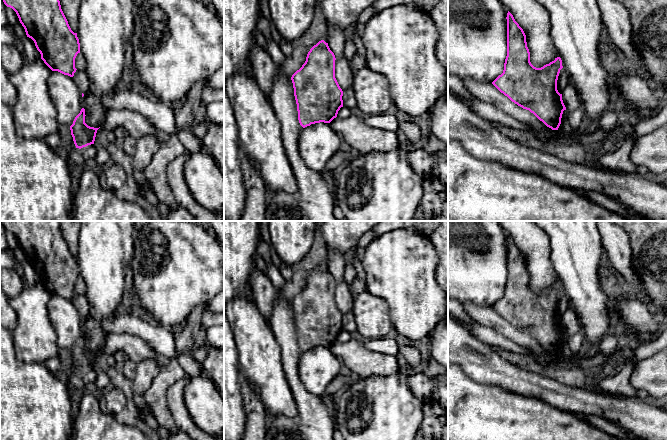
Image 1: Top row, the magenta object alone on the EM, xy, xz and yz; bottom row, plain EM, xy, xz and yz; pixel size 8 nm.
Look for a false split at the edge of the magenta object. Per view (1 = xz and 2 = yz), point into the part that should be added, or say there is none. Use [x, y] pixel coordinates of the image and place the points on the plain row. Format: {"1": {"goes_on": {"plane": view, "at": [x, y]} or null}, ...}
{"1": {"goes_on": null}, "2": {"goes_on": null}}

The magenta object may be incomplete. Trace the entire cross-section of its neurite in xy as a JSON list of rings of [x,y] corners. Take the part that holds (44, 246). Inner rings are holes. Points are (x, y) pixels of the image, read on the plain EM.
[[[59,221],[1,222],[16,236],[44,287],[52,295],[73,301],[77,294],[75,282],[80,277],[80,267],[61,233]]]

